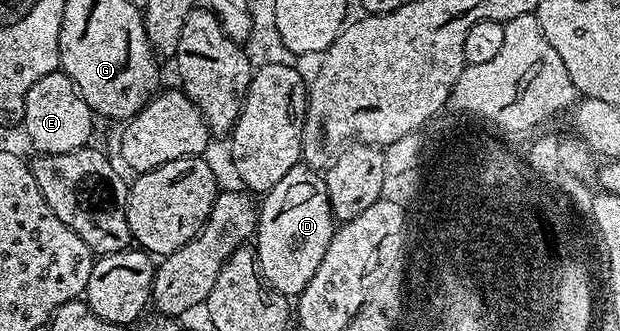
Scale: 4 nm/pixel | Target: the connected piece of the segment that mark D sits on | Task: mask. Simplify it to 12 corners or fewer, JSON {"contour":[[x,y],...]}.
{"contour":[[298,165],[264,192],[255,250],[286,297],[318,275],[335,220],[324,178]]}

